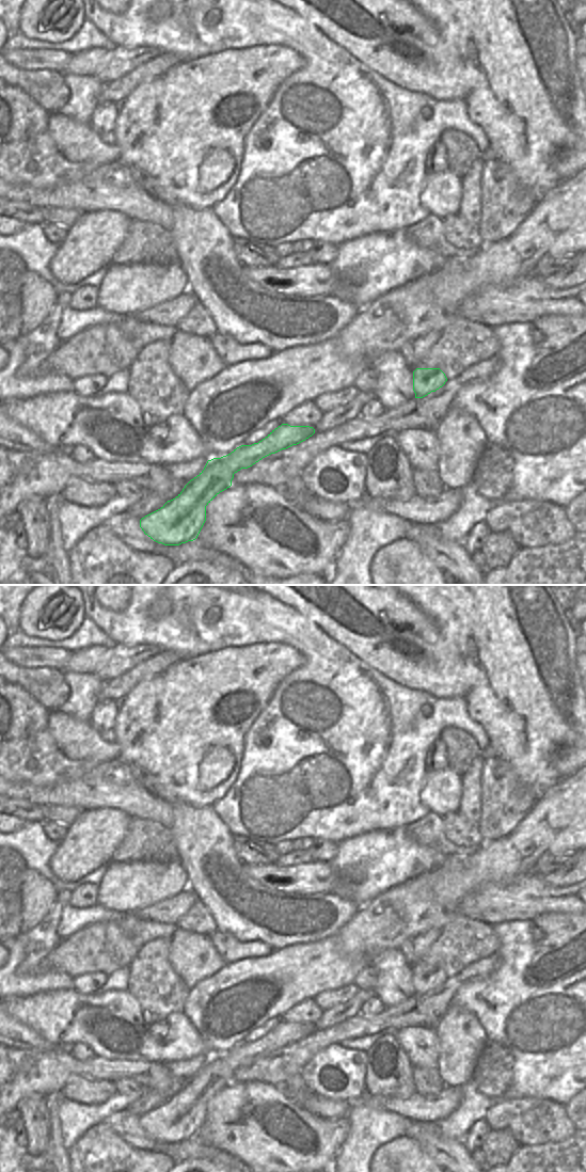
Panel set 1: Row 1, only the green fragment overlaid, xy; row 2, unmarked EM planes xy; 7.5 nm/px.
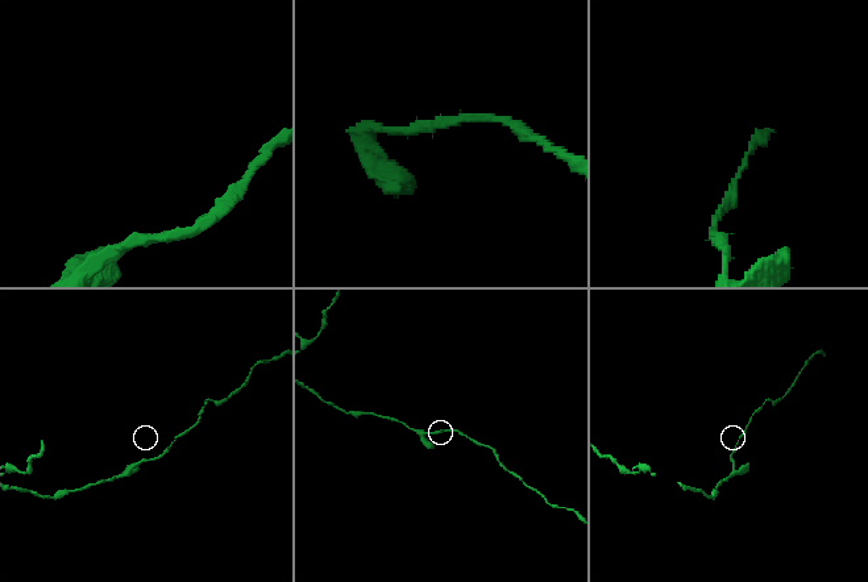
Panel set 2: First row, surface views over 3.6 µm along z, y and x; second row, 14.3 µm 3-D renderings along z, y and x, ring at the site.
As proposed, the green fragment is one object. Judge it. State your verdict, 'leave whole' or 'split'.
leave whole

